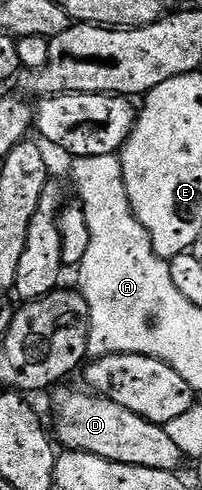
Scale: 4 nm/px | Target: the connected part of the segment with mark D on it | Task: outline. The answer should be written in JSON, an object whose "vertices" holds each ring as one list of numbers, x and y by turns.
{"vertices":[[86,389,81,390,62,391,54,399,52,435,59,444,63,443,61,446,65,450,83,451,104,457,110,463,136,465,144,469,179,470,184,456,168,438,165,426,150,423,144,417,116,405,111,399,103,399]]}

